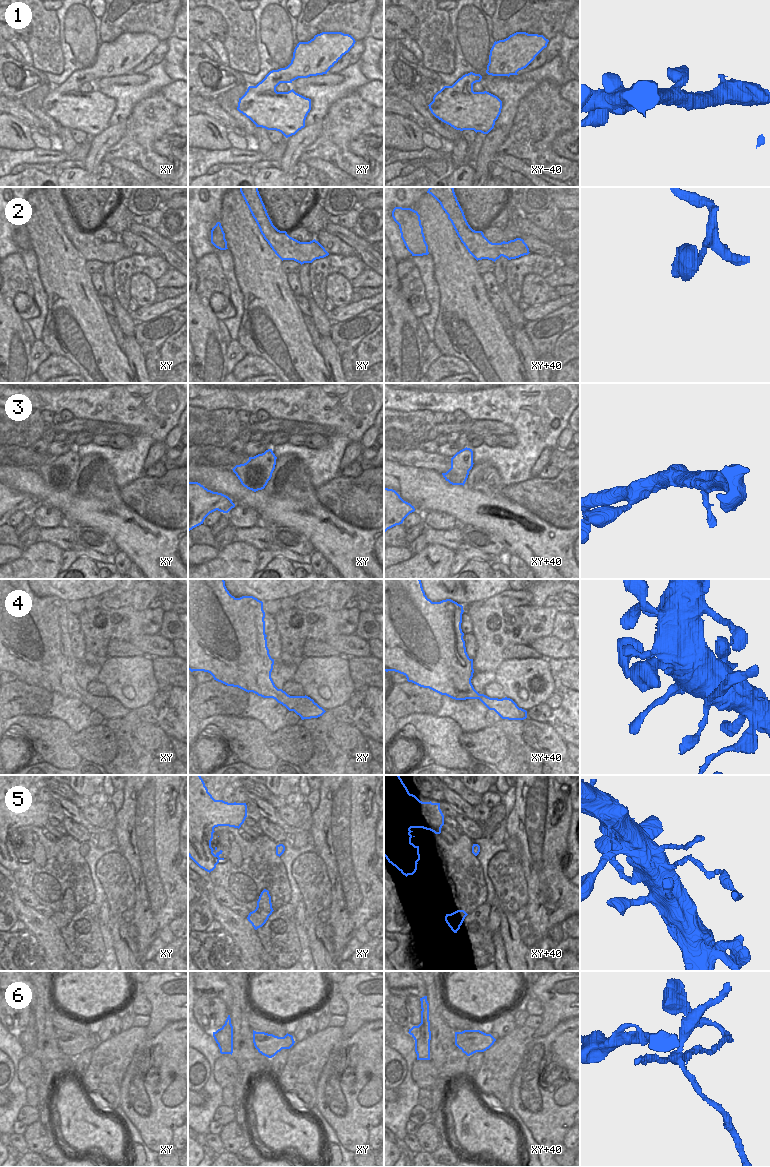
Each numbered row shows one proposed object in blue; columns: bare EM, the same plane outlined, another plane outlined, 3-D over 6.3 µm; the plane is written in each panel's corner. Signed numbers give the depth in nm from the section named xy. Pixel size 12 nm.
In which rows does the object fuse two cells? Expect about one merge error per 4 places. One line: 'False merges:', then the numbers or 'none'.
False merges: 5, 6

